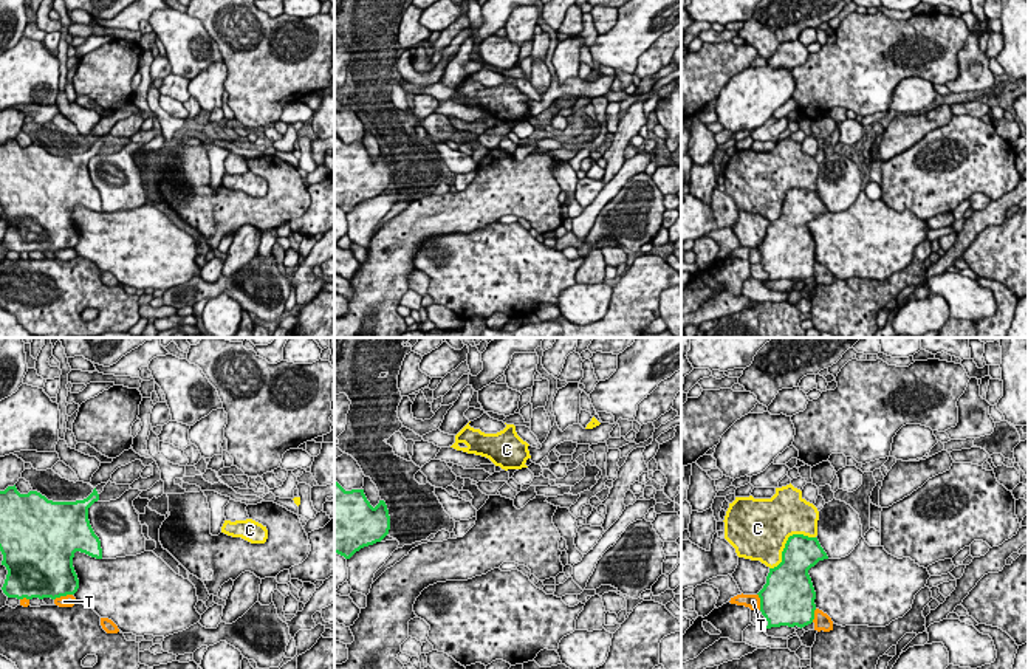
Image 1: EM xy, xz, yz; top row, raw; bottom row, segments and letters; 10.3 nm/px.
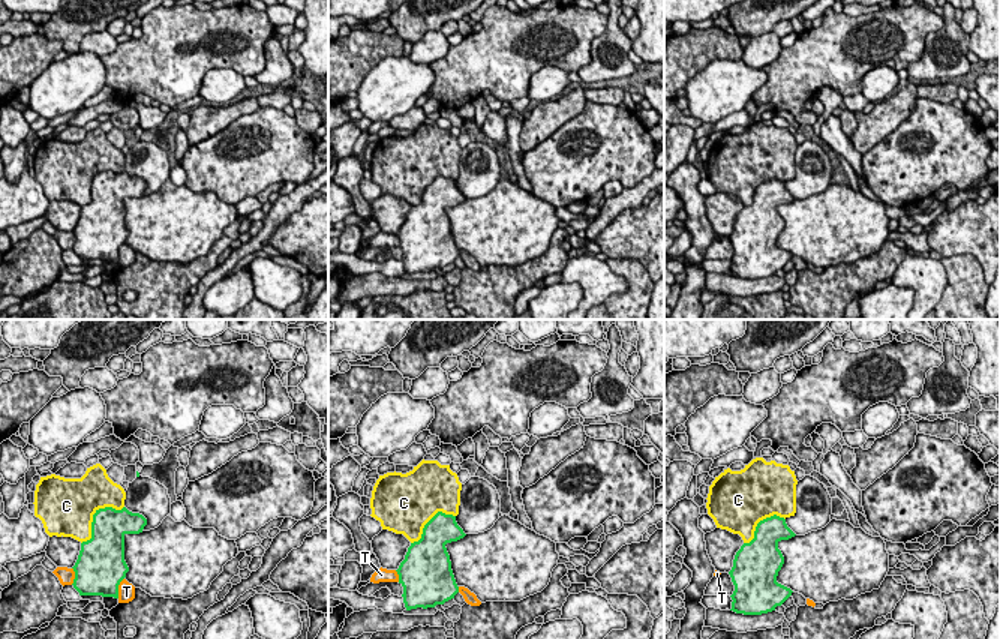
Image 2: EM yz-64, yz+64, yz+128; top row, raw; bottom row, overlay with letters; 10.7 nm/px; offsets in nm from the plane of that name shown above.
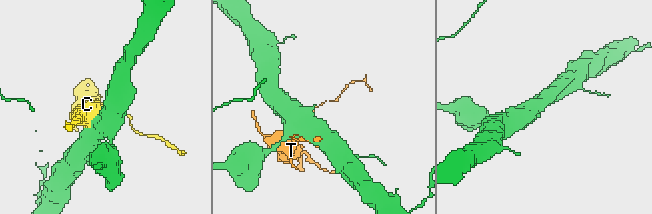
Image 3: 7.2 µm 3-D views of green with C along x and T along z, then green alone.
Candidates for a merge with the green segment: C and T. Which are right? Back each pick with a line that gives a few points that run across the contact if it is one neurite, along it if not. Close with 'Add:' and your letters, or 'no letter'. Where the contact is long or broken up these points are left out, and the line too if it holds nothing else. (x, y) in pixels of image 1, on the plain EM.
Add: no letter

